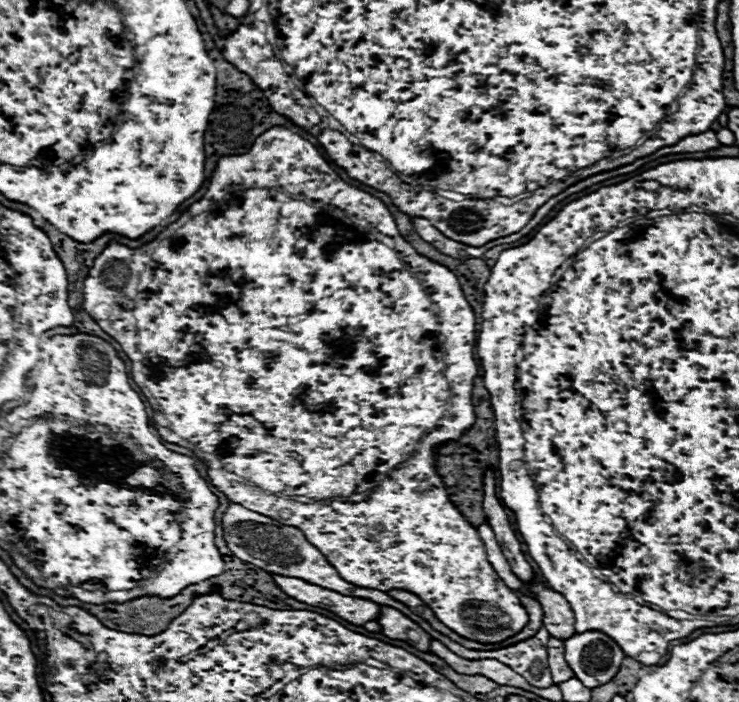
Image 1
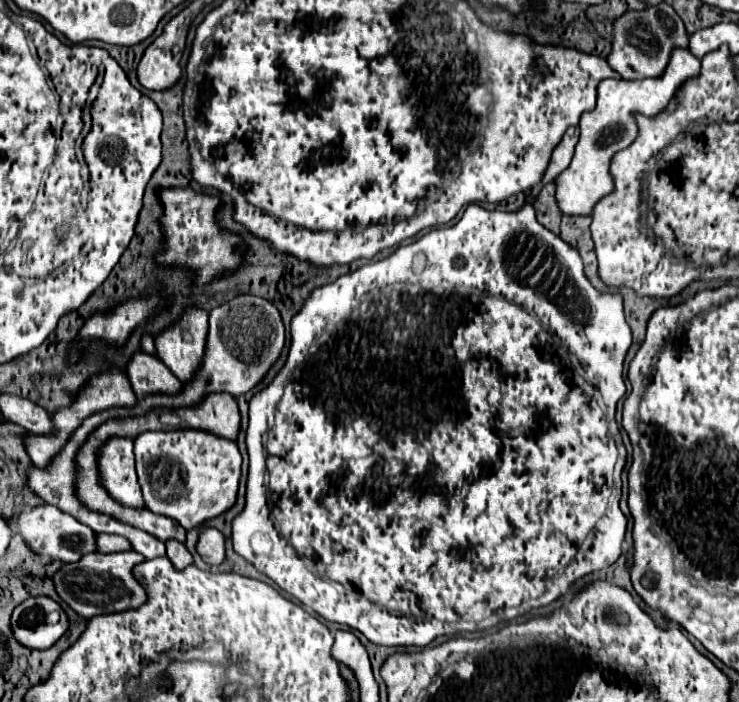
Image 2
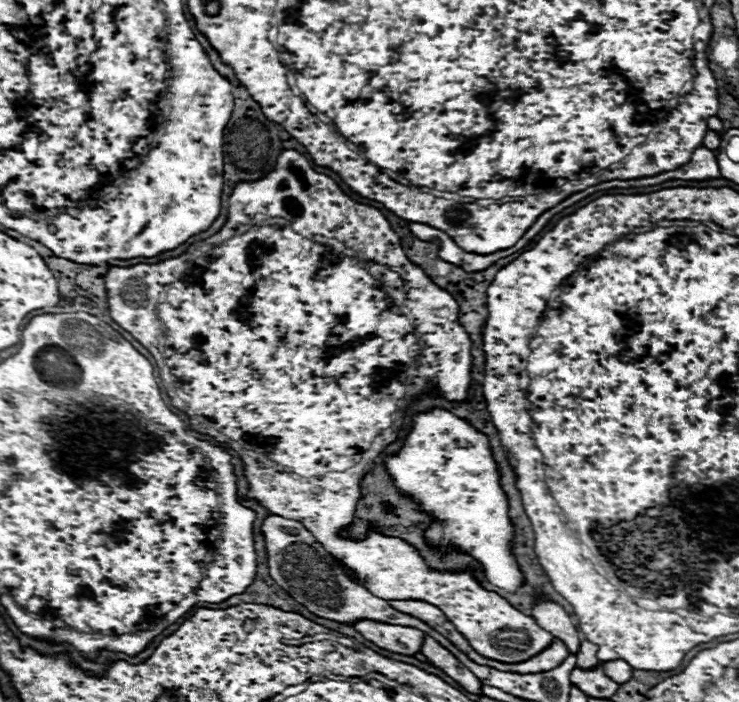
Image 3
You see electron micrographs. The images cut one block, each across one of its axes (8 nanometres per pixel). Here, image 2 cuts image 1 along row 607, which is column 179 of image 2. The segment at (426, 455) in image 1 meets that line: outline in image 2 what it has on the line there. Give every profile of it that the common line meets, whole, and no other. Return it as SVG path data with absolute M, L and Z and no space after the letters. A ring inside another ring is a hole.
M196 428L142 432L134 440L134 454L138 484L142 488L146 508L156 514L176 518L186 530L208 518L220 516L236 502L242 456L234 440ZM170 448L174 448L172 456ZM228 448L232 448L232 452ZM206 476L210 476L210 482Z

